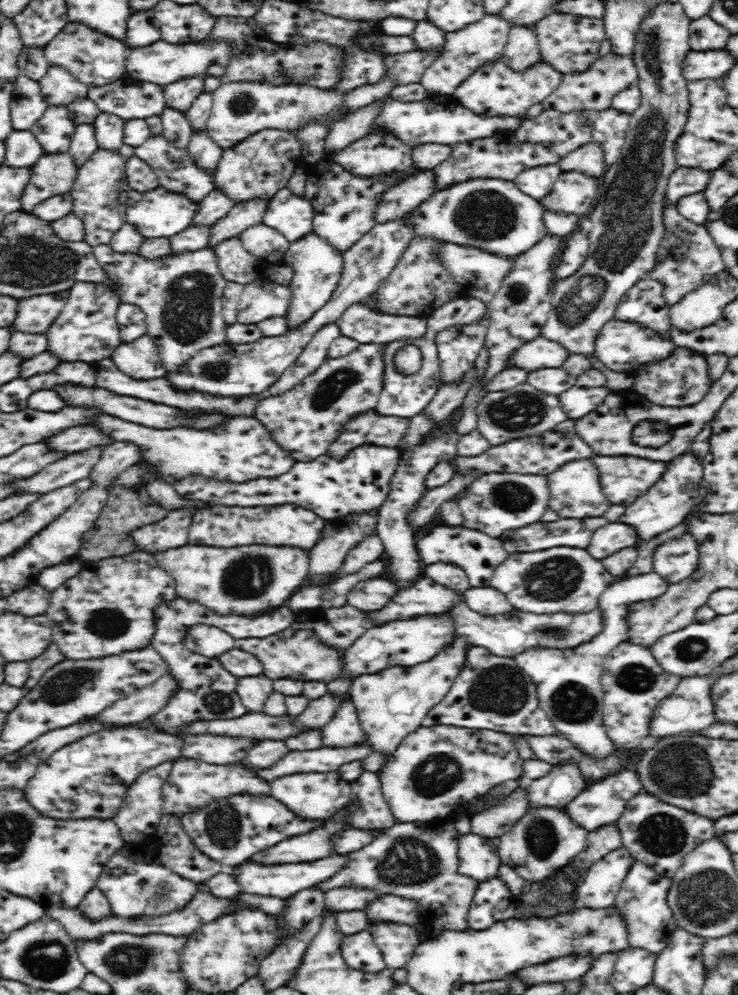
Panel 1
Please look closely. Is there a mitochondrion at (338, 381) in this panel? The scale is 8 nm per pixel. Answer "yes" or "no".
yes

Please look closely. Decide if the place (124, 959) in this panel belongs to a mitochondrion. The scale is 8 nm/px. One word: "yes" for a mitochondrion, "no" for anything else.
yes

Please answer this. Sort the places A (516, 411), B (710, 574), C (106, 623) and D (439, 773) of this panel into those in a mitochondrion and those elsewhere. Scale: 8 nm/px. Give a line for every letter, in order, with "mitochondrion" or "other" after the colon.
A: mitochondrion
B: mitochondrion
C: mitochondrion
D: mitochondrion

